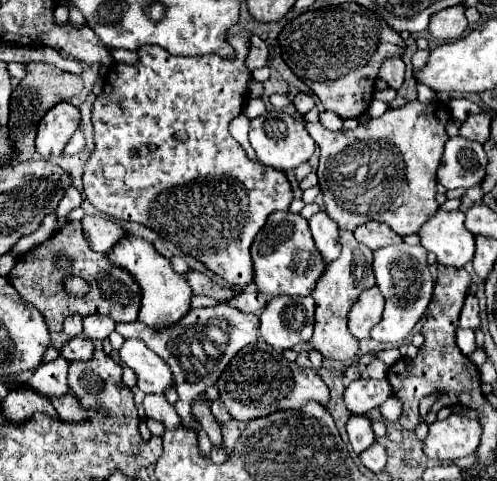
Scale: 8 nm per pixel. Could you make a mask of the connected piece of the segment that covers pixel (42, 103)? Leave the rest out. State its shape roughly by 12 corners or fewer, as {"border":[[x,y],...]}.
{"border":[[33,61],[11,95],[13,161],[35,155],[37,123],[83,91],[79,75]]}

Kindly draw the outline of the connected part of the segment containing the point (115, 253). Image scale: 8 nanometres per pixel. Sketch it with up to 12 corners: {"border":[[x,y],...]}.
{"border":[[127,233],[107,253],[141,287],[139,321],[189,311],[187,279],[153,243]]}

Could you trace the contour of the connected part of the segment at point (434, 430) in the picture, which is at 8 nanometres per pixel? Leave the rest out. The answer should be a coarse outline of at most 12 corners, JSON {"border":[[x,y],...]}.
{"border":[[459,413],[429,425],[423,451],[455,461],[477,451],[481,425]]}

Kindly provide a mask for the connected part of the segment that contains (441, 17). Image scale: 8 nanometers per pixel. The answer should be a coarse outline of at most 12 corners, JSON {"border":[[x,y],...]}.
{"border":[[455,5],[431,17],[437,39],[459,39],[469,27],[465,7]]}

